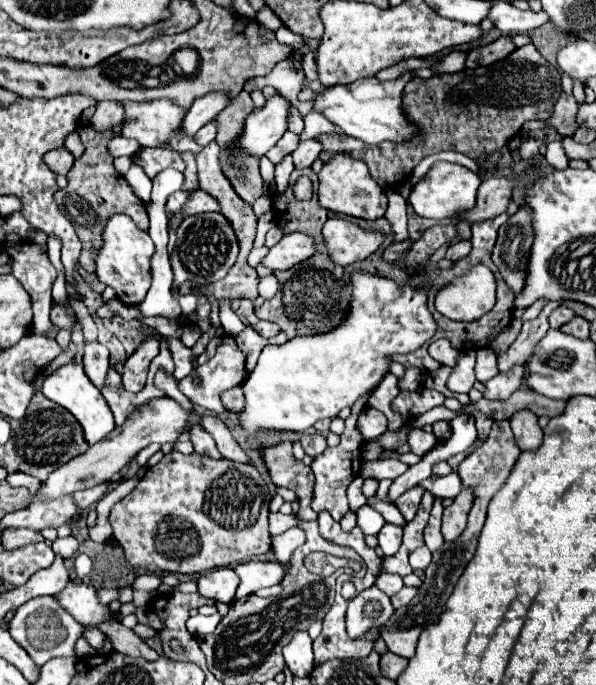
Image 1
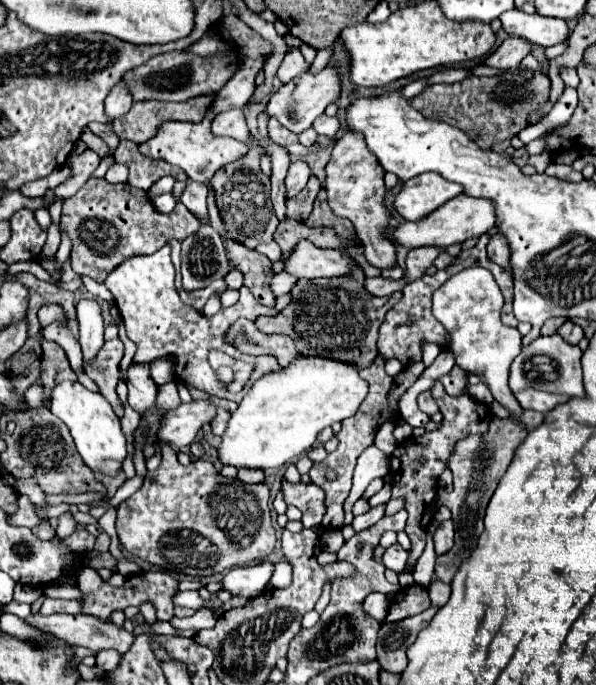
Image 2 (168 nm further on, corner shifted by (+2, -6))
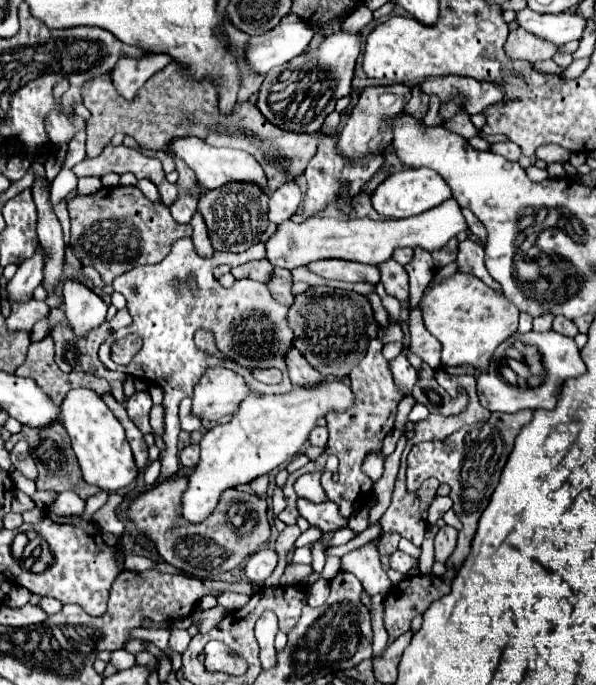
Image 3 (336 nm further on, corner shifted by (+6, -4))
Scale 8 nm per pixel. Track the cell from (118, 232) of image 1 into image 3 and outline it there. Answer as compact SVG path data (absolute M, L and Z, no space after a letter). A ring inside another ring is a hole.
M180 238L172 244L168 256L158 262L158 264L148 264L148 266L136 266L130 272L120 274L114 278L112 288L116 292L122 292L126 302L128 302L128 312L132 316L132 326L124 330L126 334L136 332L142 338L142 348L140 352L132 358L128 366L120 366L118 370L124 374L130 374L134 378L142 380L152 380L164 390L164 408L166 408L166 450L160 454L162 460L162 470L160 478L172 476L178 470L178 432L180 432L180 422L178 422L178 404L184 396L192 396L192 390L196 382L202 378L202 374L212 368L212 366L226 366L242 374L244 378L250 378L246 368L268 368L274 366L284 374L284 380L276 386L266 386L262 390L266 392L288 392L292 388L288 380L288 372L282 360L282 352L286 352L288 346L292 346L292 332L286 326L286 306L274 302L270 296L266 284L254 280L236 280L232 290L224 290L218 280L212 276L214 268L218 264L228 264L228 266L238 266L250 260L258 260L266 256L266 248L262 242L250 246L248 250L240 254L232 252L218 252L214 250L212 258L202 258L198 256L192 238ZM188 274L196 276L196 282L200 286L200 298L194 298L192 292L186 288L184 282L180 282L182 292L176 294L172 290L172 280L180 278L186 280ZM196 330L210 330L216 340L216 348L230 356L234 362L224 362L214 356L202 354L194 346L194 332Z

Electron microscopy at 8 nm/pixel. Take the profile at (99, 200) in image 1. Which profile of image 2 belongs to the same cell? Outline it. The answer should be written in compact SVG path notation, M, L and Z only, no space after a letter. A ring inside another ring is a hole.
M94 178L88 180L72 198L64 200L60 226L62 232L68 232L72 238L72 270L102 284L110 270L126 258L154 254L172 238L182 240L196 234L200 220L184 204L176 204L170 214L160 214L154 210L154 204L144 190L132 188L130 184L110 184Z

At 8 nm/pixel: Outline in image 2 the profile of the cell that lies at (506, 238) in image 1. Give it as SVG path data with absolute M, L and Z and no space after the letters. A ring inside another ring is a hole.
M490 232L490 242L486 246L486 252L488 252L488 258L492 262L496 262L498 266L502 266L504 270L510 270L510 264L508 264L508 258L510 258L510 250L506 246L506 240L504 236L500 236L498 232Z

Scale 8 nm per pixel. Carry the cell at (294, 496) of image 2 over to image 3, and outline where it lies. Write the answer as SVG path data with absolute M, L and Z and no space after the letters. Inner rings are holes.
M298 498L296 500L296 506L298 506L300 516L304 516L310 524L318 526L322 532L328 532L328 530L336 530L336 528L346 526L346 518L340 516L338 506L332 500L326 500L326 502L318 502L316 504L312 500Z

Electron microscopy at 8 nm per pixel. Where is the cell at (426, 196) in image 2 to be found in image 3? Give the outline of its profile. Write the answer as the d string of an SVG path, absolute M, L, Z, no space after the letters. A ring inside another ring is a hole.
M420 168L420 170L402 170L392 176L388 176L372 194L372 204L378 210L378 214L388 216L388 218L408 218L416 216L424 210L430 210L438 206L440 202L452 198L450 188L444 184L444 178L430 170L430 168Z

